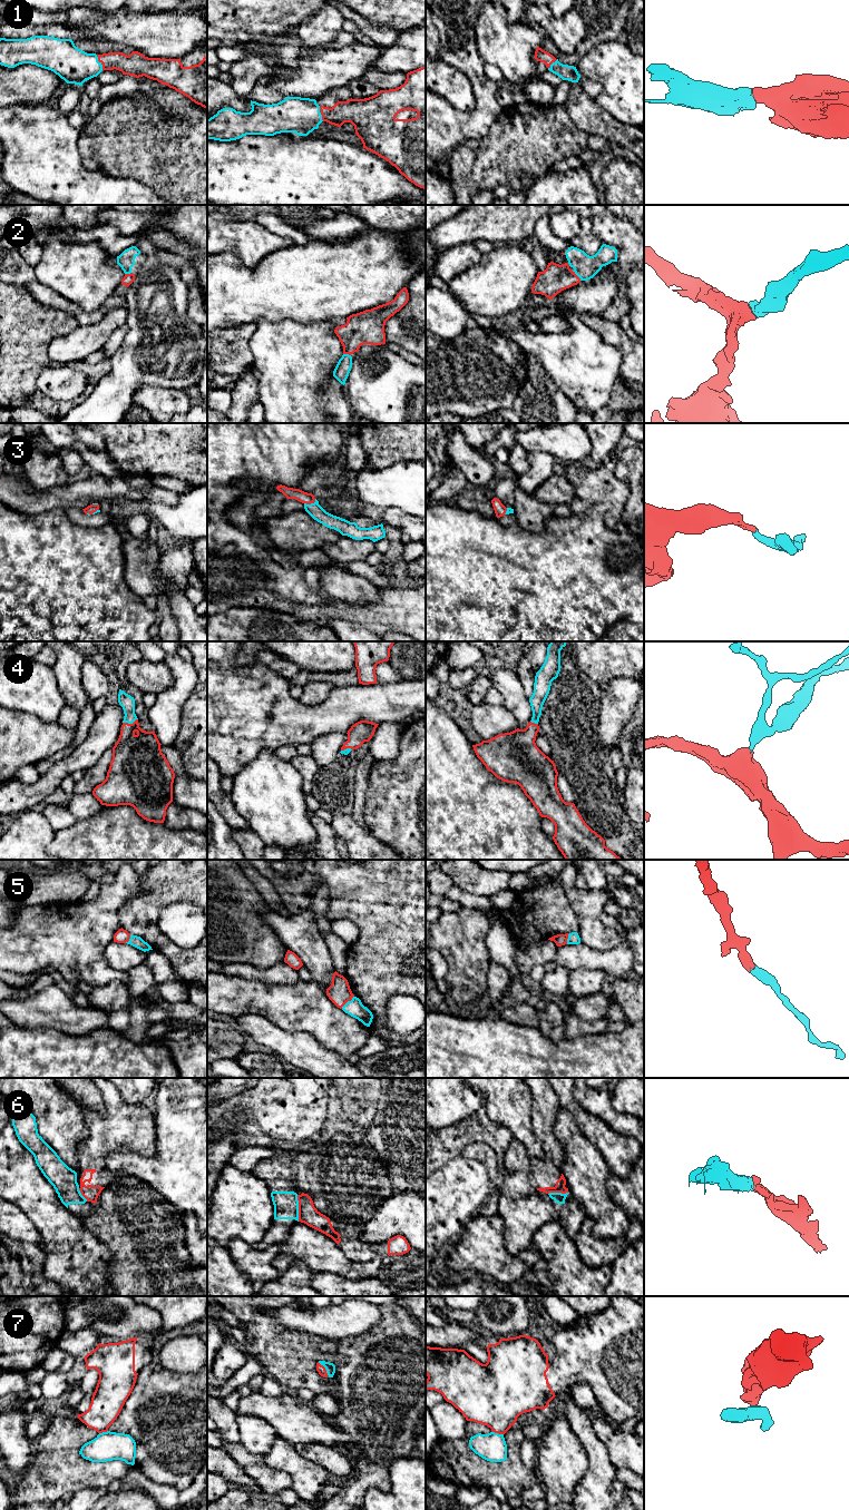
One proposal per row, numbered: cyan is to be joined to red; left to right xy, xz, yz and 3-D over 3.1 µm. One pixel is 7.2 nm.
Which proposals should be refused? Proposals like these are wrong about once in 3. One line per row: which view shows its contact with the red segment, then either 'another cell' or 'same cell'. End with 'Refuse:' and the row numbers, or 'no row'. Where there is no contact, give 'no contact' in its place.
1: meets red in xy; same cell
2: meets red in yz; same cell
3: meets red in xz; same cell
4: meets red in xy; same cell
5: meets red in xz; same cell
6: meets red in xz; another cell
7: meets red in xz; same cell
Refuse: 6

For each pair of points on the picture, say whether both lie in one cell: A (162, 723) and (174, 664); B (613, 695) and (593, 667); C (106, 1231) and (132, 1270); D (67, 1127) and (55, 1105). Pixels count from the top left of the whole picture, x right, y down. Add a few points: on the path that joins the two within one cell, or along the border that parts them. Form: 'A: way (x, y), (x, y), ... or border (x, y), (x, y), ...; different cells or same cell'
A: way (167, 708), (168, 704), (179, 692), (179, 678); same cell
B: border (632, 678), (612, 678), (599, 688); different cells
C: way (116, 1241), (132, 1256), (132, 1260); same cell
D: way (61, 1121), (55, 1110); same cell

